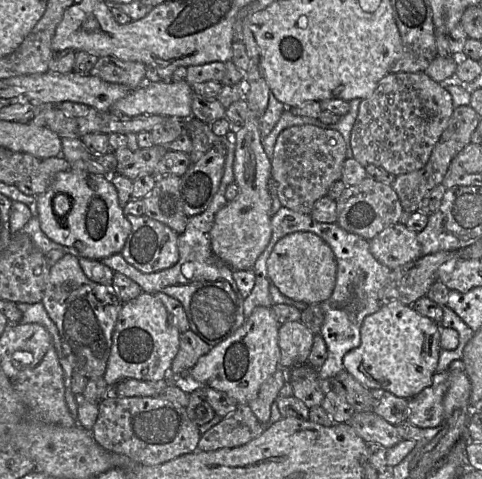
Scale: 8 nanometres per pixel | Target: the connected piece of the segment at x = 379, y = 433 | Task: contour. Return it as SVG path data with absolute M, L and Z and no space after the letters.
M355 412L347 423L366 443L378 443L389 449L402 440L395 425L373 412Z

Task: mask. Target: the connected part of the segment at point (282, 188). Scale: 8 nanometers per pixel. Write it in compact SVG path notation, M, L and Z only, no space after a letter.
M296 125L284 129L277 137L271 161L271 179L275 182L276 195L282 207L300 214L310 214L317 200L326 196L331 186L340 180L346 144L337 130L323 129L314 125Z

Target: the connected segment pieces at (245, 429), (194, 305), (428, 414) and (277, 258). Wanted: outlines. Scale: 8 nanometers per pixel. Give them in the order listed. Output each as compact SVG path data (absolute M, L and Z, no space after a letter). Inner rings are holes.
M239 404L232 414L201 436L197 450L206 452L239 447L261 435L265 428L248 404Z
M207 127L206 134L210 144L222 142L227 148L224 174L210 206L201 214L189 217L186 228L178 237L179 260L170 268L152 273L144 273L130 265L121 252L102 259L102 263L114 272L121 273L136 282L141 289L153 294L163 292L181 302L188 318L190 330L204 342L214 347L228 339L245 323L244 298L233 279L233 270L227 265L217 265L218 258L212 251L210 231L217 212L227 204L225 192L227 187L235 182L234 161L235 141L232 135L219 137Z
M462 360L450 363L446 371L435 373L431 384L408 401L407 421L419 428L434 428L443 423L443 399L448 388L450 371L464 371Z
M295 232L281 238L268 260L267 272L277 289L292 300L308 305L327 300L335 287L337 262L329 245L312 232Z

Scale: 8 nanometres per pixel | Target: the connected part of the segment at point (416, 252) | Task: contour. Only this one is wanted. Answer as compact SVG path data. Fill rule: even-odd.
M399 222L373 237L369 241L369 247L374 258L390 270L422 256L417 233Z

